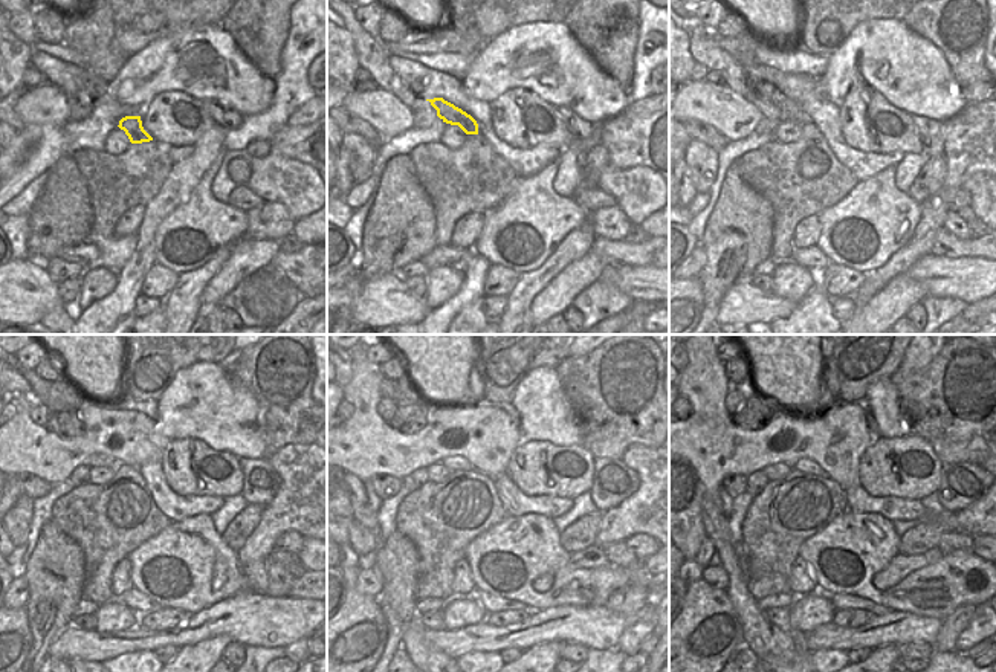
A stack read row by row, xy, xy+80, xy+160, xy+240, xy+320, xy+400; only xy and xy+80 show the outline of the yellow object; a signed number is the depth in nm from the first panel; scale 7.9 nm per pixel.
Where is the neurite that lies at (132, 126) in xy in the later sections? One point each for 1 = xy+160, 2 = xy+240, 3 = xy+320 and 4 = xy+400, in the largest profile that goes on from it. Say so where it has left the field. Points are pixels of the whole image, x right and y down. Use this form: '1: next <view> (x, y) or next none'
1: next xy+160 (790, 112)
2: next xy+240 (67, 423)
3: next xy+320 (410, 419)
4: next xy+400 (756, 413)

